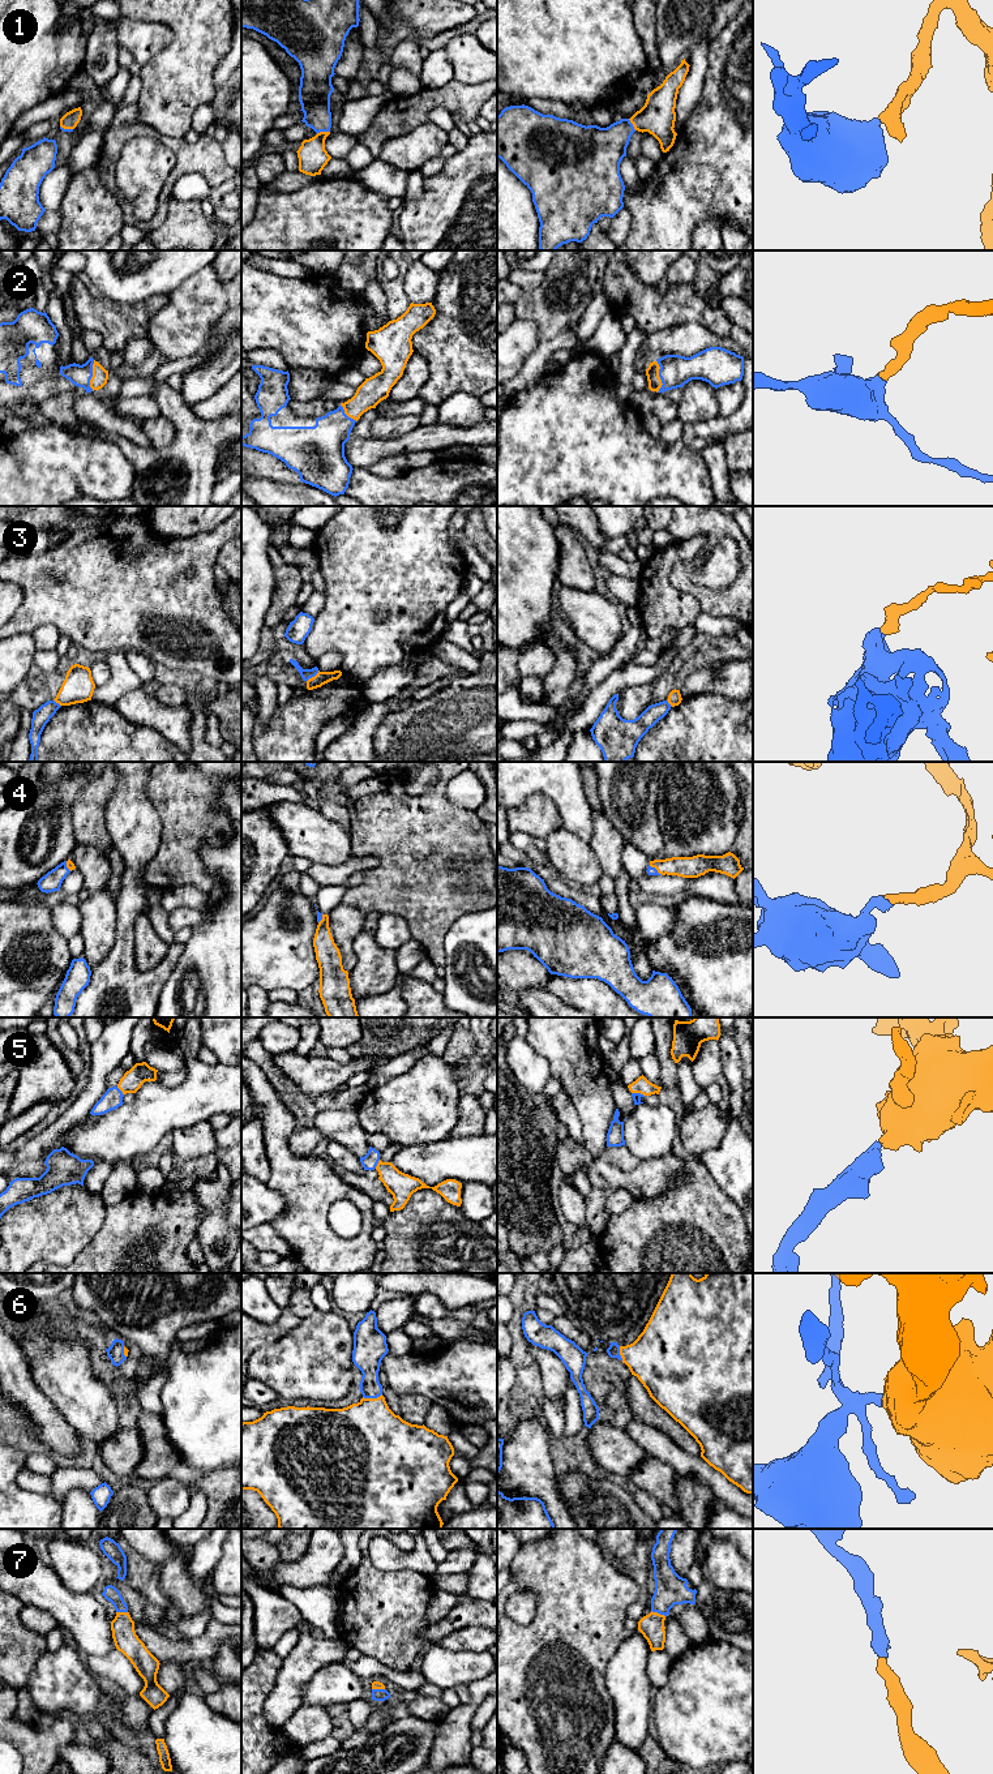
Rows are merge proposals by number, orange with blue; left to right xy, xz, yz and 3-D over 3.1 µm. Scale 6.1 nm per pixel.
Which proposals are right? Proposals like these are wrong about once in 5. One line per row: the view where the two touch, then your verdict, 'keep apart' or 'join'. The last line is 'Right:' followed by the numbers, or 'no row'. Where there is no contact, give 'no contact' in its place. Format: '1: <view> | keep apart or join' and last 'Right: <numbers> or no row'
1: xz | join
2: yz | join
3: xz | keep apart
4: yz | join
5: yz | join
6: xz | join
7: yz | join
Right: 1, 2, 4, 5, 6, 7

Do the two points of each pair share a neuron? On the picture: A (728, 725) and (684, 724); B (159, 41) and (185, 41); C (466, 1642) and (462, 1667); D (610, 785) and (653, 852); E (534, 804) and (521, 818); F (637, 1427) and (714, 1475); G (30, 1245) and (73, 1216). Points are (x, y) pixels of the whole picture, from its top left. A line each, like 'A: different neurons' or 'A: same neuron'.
A: same neuron
B: different neurons
C: different neurons
D: same neuron
E: same neuron
F: same neuron
G: same neuron

